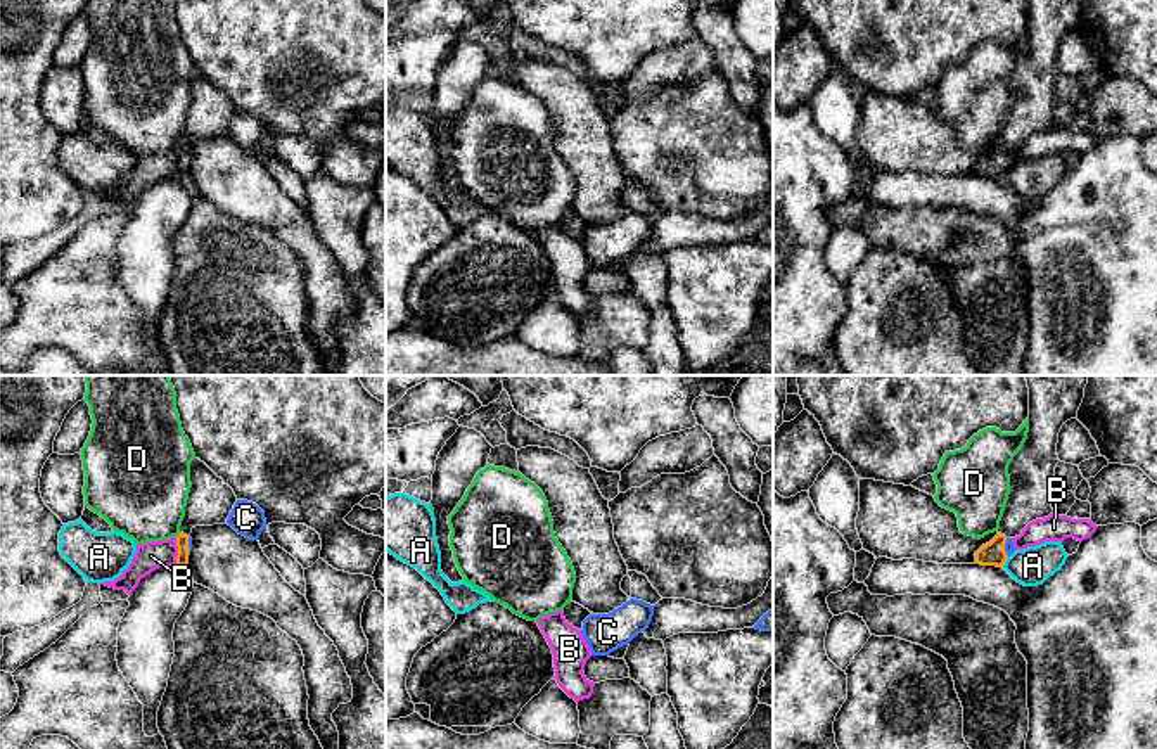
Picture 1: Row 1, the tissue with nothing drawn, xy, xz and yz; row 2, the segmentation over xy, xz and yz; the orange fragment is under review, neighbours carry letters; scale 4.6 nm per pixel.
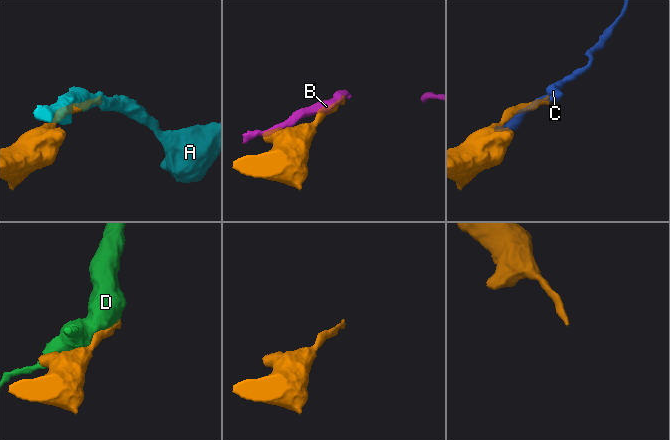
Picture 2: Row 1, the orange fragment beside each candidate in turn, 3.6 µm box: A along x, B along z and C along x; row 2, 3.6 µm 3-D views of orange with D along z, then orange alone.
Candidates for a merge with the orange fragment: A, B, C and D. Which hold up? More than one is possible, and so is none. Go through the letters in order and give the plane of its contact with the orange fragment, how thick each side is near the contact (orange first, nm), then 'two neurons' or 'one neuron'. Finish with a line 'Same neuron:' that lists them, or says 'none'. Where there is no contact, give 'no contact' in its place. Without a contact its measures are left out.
A: meets orange in yz; 110 nm thick on the orange side, 180 nm on the other; two neurons
B: meets orange in xy; 60 nm thick on the orange side, 130 nm on the other; two neurons
C: meets orange in yz; 110 nm thick on the orange side, 50 nm on the other; one neuron
D: meets orange in xy; 60 nm thick on the orange side, 400 nm on the other; two neurons
Same neuron: C

